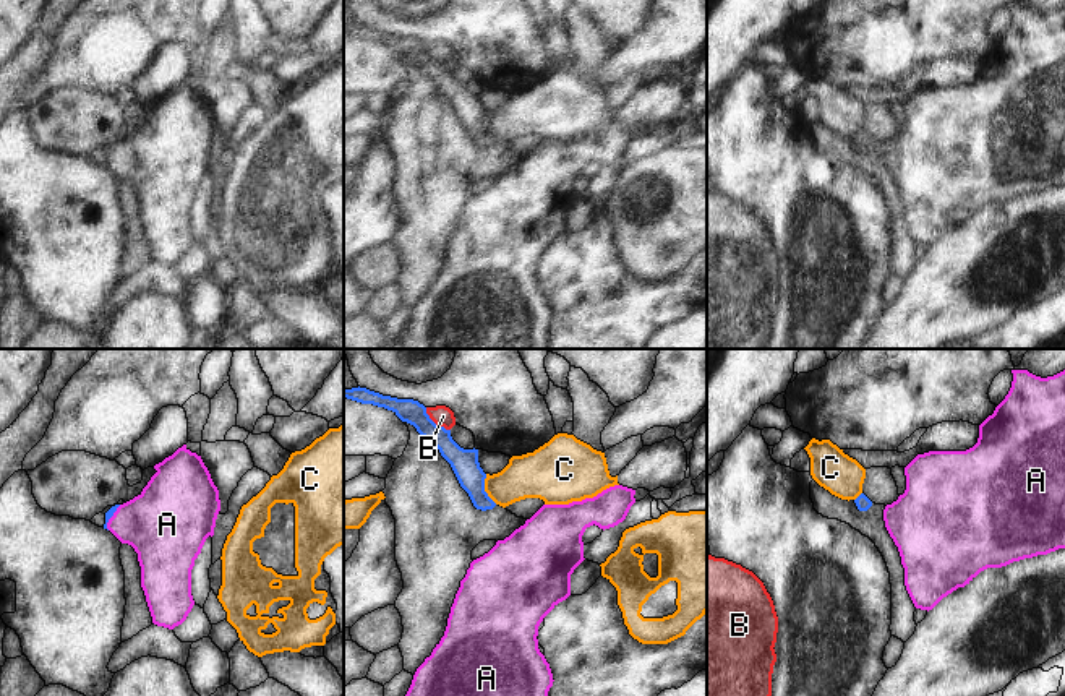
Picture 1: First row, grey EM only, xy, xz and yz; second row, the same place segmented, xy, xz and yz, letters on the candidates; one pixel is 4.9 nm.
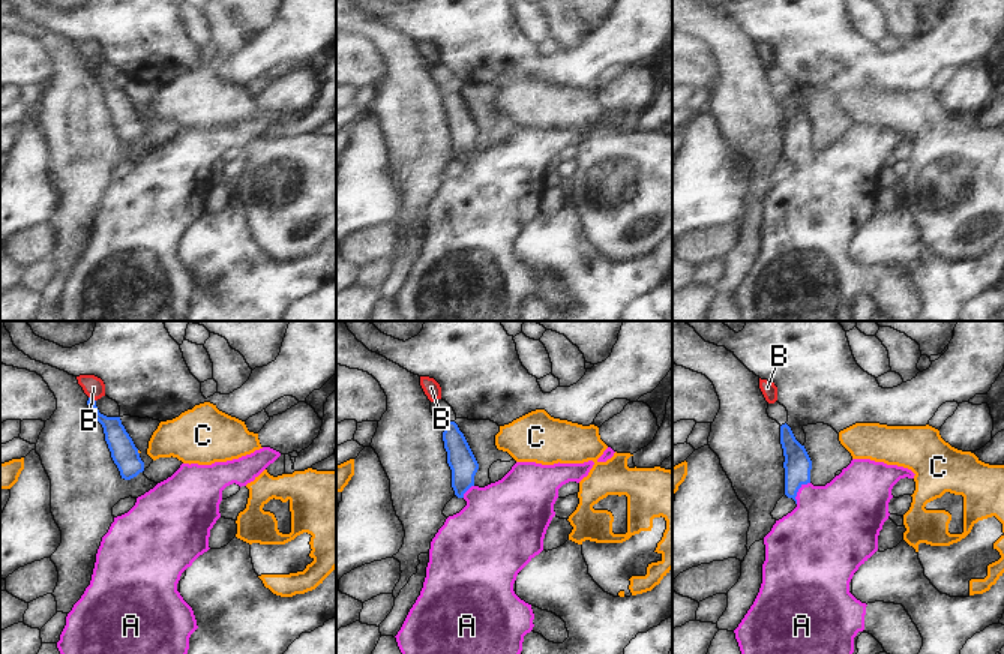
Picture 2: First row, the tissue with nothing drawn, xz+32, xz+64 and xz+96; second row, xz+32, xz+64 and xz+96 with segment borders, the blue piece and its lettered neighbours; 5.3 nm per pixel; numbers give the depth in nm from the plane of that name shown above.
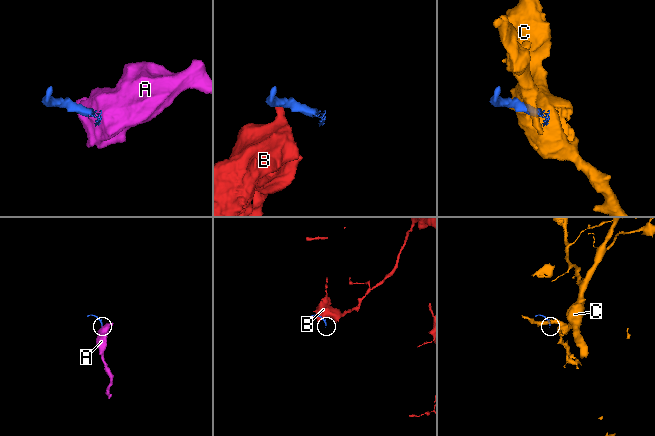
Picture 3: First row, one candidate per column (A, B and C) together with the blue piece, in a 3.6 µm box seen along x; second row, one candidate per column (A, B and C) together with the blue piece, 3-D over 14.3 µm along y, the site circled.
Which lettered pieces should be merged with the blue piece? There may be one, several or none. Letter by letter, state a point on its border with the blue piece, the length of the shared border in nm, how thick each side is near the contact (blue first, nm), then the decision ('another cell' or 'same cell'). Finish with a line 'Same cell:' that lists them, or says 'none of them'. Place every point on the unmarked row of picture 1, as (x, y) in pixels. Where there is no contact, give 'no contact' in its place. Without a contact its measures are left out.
A: meets blue in xy at (111, 153); contact 140 nm long; 40 nm thick on the blue side, 360 nm on the other; same cell
B: meets blue in xz at (433, 59); contact 170 nm long; 130 nm thick on the blue side, 100 nm on the other; another cell
C: meets blue in xz at (483, 125); contact 160 nm long; 140 nm thick on the blue side, 220 nm on the other; another cell
Same cell: A

